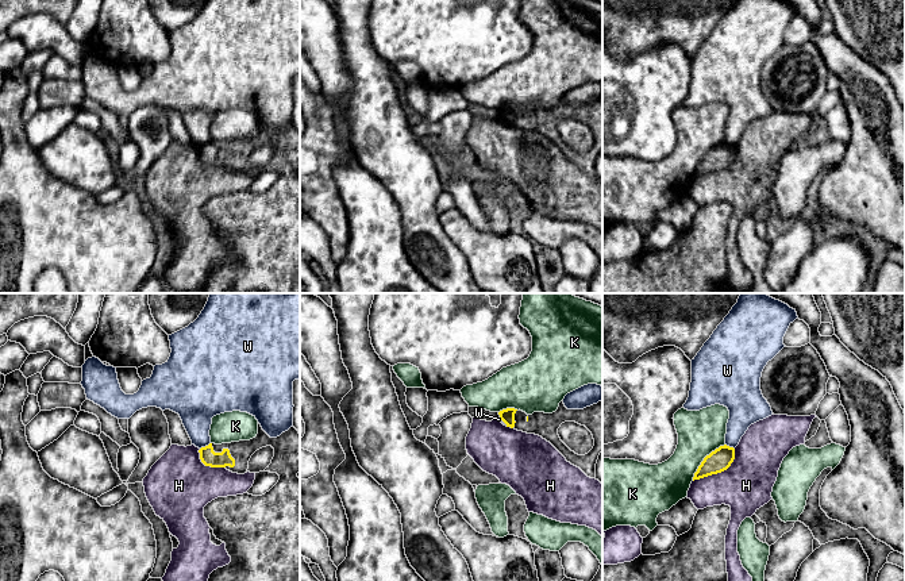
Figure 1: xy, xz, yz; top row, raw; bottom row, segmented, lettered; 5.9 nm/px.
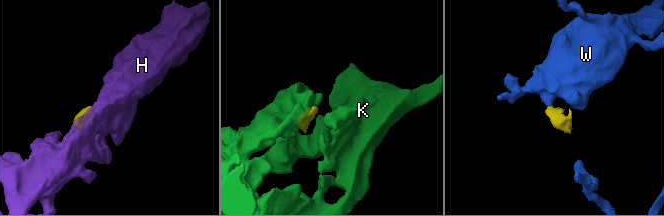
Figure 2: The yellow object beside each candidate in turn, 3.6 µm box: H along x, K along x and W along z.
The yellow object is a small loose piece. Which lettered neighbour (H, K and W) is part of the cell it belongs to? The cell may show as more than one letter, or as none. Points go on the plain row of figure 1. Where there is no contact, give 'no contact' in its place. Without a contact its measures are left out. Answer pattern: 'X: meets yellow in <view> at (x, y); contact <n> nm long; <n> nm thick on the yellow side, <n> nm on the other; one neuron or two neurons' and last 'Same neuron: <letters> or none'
H: meets yellow in yz at (719, 169); contact 320 nm long; 140 nm thick on the yellow side, 300 nm on the other; two neurons
K: meets yellow in yz at (704, 157); contact 300 nm long; 140 nm thick on the yellow side, 260 nm on the other; two neurons
W: meets yellow in xy at (205, 143); contact 80 nm long; 100 nm thick on the yellow side, 240 nm on the other; two neurons
Same neuron: none

